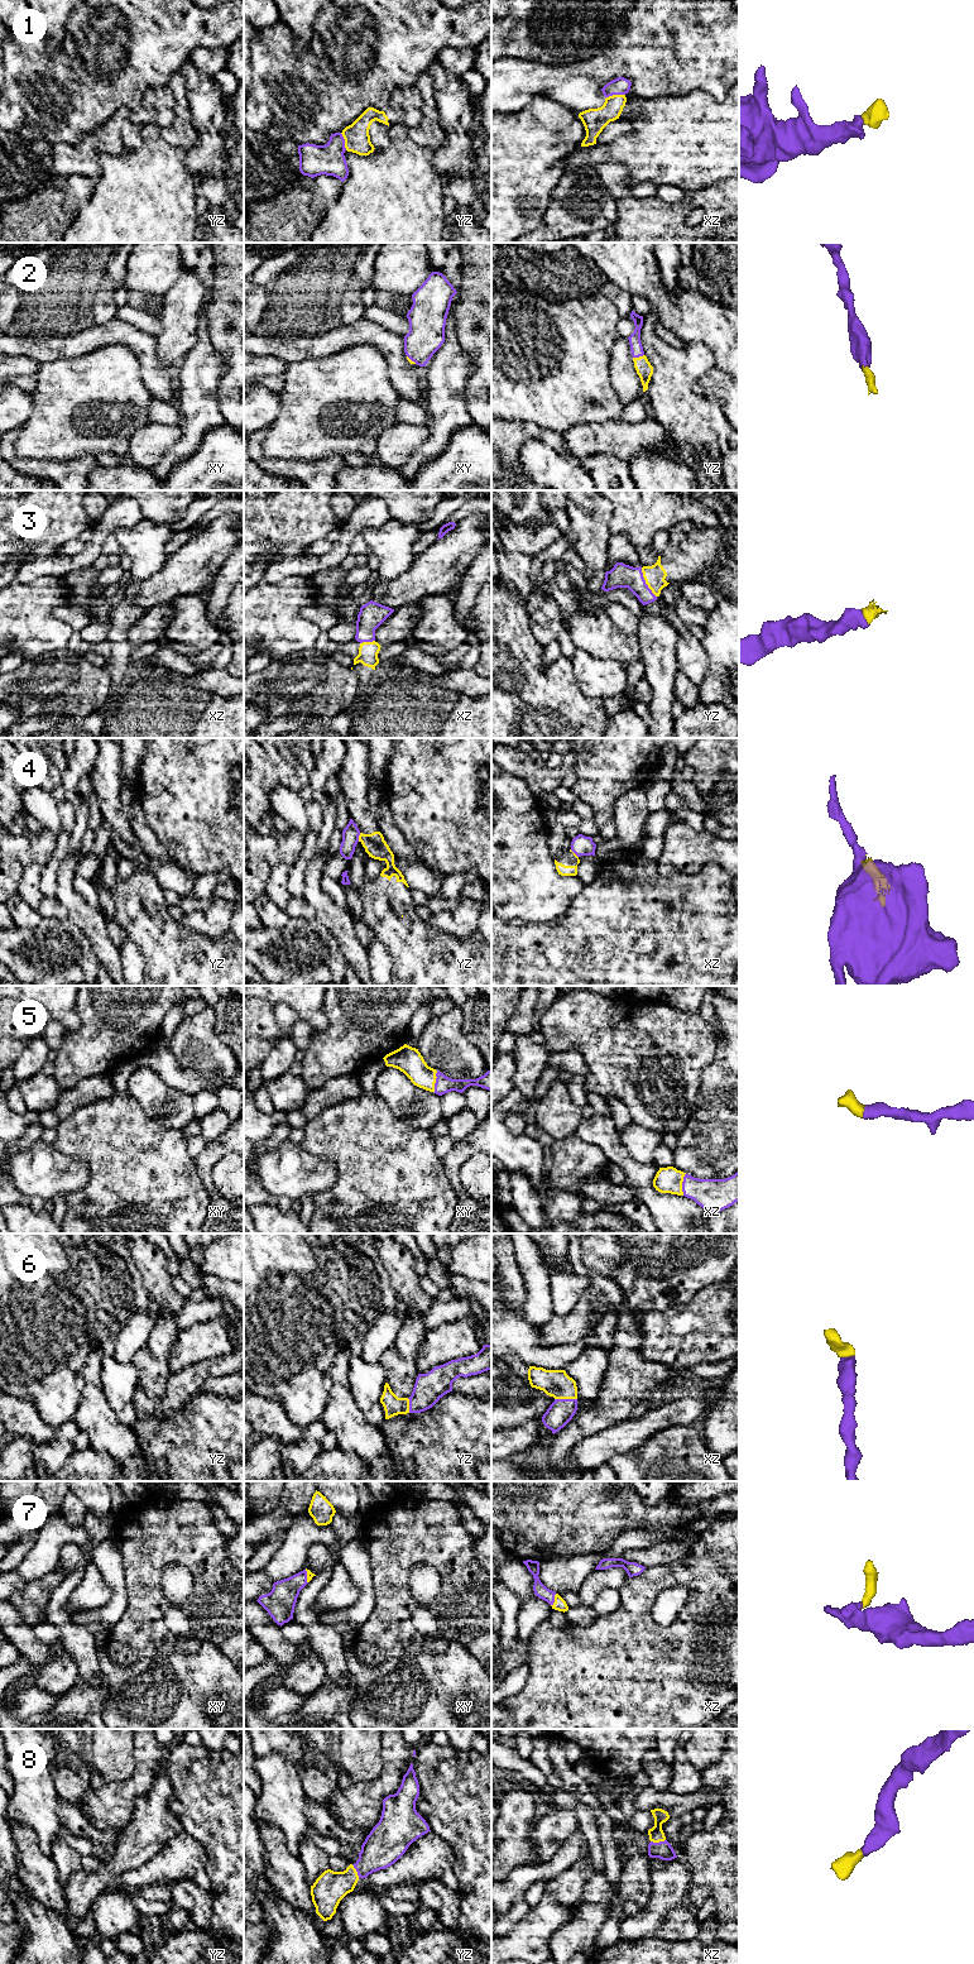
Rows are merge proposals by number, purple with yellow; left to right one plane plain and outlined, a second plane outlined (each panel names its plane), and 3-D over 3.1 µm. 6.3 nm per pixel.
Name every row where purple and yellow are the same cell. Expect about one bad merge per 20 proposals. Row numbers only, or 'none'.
1, 2, 3, 5, 6, 7, 8

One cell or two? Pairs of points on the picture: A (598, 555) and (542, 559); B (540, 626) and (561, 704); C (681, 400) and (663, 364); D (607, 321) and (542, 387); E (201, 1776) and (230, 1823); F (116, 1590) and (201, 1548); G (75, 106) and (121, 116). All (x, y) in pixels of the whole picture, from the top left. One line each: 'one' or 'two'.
A: two
B: two
C: one
D: one
E: one
F: two
G: two

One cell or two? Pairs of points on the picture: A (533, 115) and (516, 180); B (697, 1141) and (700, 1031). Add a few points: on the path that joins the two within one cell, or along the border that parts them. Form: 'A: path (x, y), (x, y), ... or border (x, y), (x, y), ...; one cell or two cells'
A: path (533, 132), (533, 143), (516, 163); one cell
B: border (711, 1060), (703, 1069), (695, 1105), (689, 1115); two cells

